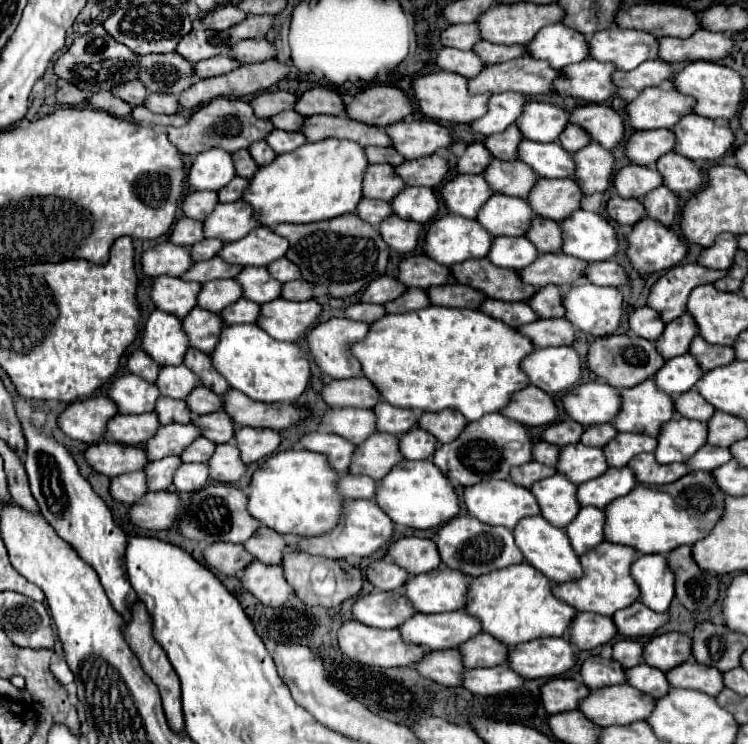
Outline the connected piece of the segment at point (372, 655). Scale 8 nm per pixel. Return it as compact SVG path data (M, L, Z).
M356 620L342 624L342 628L338 632L338 646L354 662L368 664L368 666L384 666L384 668L416 666L430 652L430 650L426 650L426 646L406 642L398 630L380 630L380 628L372 628L362 622L356 622Z

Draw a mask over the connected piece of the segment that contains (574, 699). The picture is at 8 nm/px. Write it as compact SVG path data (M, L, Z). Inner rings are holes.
M552 678L542 686L540 692L546 712L560 714L576 710L580 702L590 694L590 688L570 678Z

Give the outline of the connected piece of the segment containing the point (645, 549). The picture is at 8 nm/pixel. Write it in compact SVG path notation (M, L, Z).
M688 472L666 486L636 486L630 494L606 506L606 540L626 544L640 554L670 554L678 546L692 546L710 534L724 516L726 494L716 484L712 472Z

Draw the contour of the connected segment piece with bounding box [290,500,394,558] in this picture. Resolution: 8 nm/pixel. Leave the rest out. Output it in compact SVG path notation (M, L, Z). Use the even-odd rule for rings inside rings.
M346 500L346 522L342 530L326 534L326 538L296 538L290 536L290 546L298 552L322 554L326 558L346 558L346 556L370 556L382 546L390 544L394 536L394 522L384 514L376 500Z

